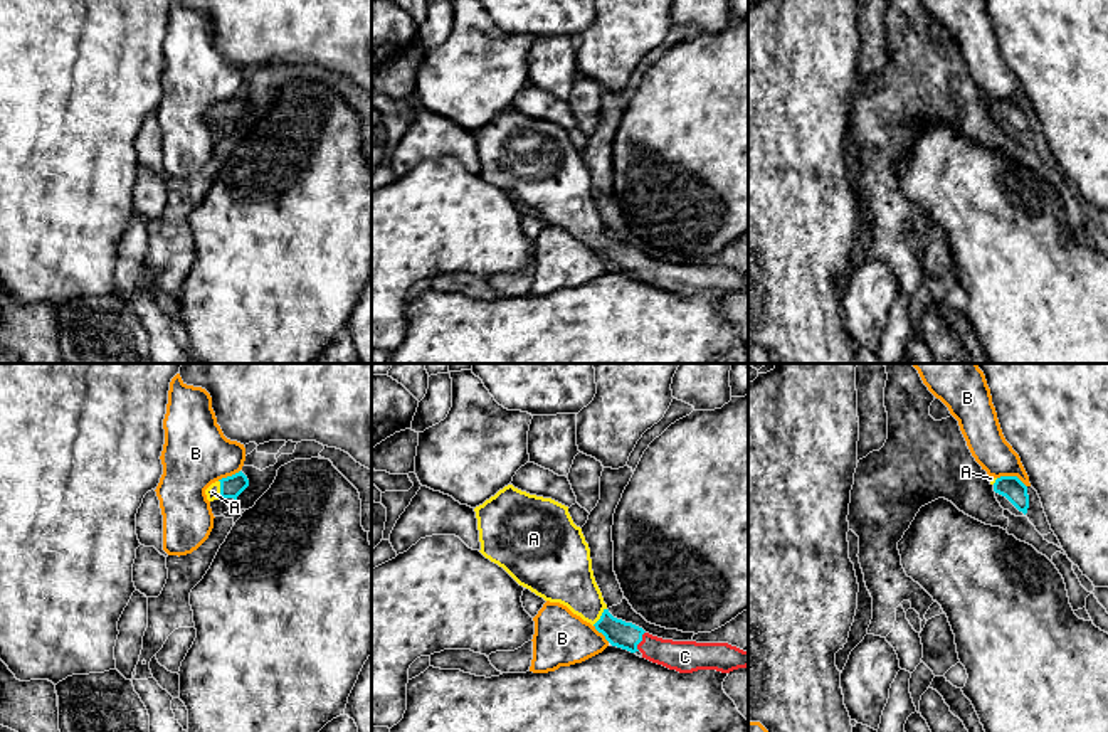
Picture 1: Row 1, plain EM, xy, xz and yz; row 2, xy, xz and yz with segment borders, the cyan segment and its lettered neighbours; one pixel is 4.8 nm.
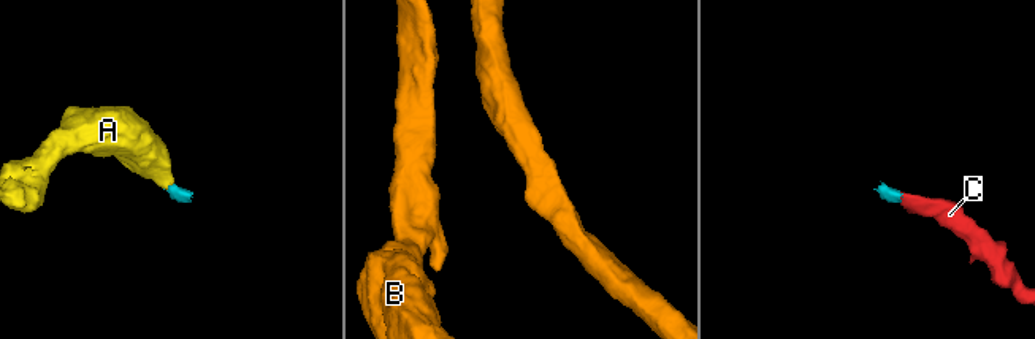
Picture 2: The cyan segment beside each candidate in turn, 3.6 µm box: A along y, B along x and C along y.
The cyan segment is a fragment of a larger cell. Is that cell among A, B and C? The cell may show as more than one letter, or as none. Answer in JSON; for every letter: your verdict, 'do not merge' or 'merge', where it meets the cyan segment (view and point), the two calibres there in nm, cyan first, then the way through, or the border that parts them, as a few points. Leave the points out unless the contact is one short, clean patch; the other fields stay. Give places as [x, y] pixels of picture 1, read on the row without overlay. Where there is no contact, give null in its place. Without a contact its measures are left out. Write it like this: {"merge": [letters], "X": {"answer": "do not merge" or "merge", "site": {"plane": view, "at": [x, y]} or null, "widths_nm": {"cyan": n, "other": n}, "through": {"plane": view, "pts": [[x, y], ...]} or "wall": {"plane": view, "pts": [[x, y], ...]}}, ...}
{"merge": ["A", "C"], "A": {"answer": "merge", "site": {"plane": "xz", "at": [601, 239]}, "widths_nm": {"cyan": 130, "other": 260}, "through": {"plane": "xz", "pts": [[619, 256], [601, 239], [567, 201]]}}, "B": {"answer": "do not merge", "site": {"plane": "yz", "at": [1013, 100]}, "widths_nm": {"cyan": 110, "other": 180}, "wall": {"plane": "yz", "pts": [[997, 100], [1016, 100], [1026, 110]]}}, "C": {"answer": "merge", "site": {"plane": "xz", "at": [639, 265]}, "widths_nm": {"cyan": 130, "other": 160}, "through": {"plane": "xz", "pts": [[619, 256], [639, 265], [656, 273], [685, 280]]}}}

